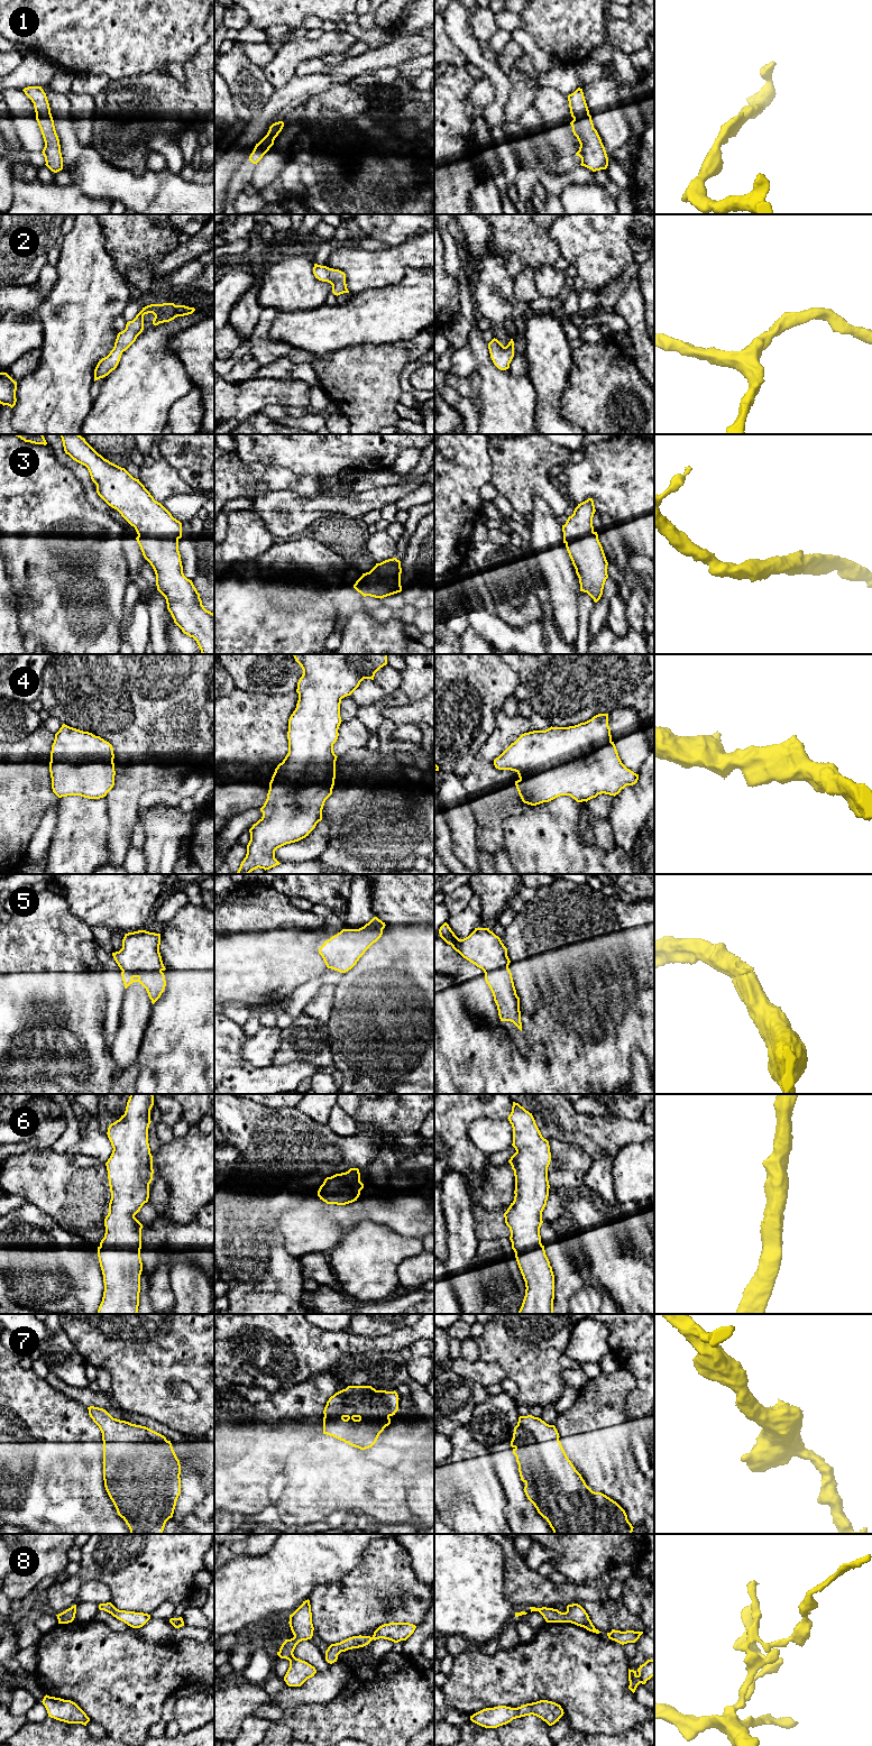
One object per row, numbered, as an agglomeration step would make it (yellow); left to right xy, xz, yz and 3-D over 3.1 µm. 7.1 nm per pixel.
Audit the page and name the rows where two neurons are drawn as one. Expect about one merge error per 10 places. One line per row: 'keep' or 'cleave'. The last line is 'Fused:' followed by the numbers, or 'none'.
1: keep
2: keep
3: keep
4: keep
5: keep
6: keep
7: keep
8: keep
Fused: none

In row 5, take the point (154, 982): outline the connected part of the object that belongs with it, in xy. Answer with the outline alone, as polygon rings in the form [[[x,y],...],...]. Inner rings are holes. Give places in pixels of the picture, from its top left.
[[[138,930],[128,932],[122,939],[122,948],[112,953],[112,956],[120,967],[125,989],[134,982],[139,982],[147,991],[152,1003],[154,1004],[165,990],[166,981],[164,971],[166,970],[159,953],[160,934]]]

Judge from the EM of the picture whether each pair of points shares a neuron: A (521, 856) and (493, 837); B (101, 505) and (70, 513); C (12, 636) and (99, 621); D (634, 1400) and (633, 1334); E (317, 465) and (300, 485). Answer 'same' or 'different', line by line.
A: different
B: different
C: different
D: same
E: different

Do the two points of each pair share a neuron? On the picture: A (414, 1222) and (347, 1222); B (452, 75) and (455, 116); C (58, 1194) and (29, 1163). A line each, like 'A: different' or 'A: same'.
A: same
B: same
C: same

